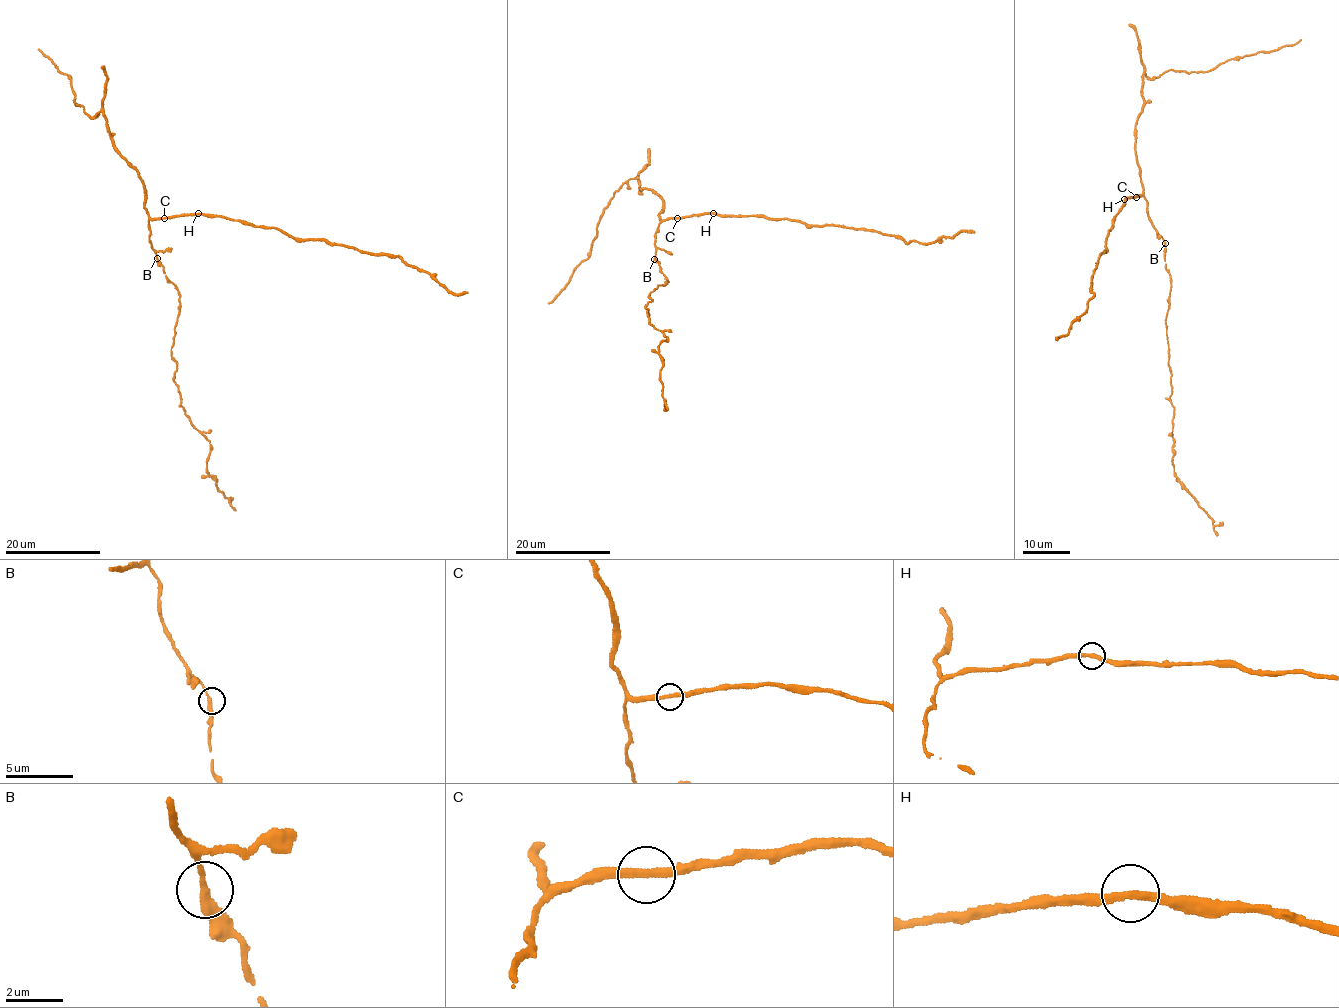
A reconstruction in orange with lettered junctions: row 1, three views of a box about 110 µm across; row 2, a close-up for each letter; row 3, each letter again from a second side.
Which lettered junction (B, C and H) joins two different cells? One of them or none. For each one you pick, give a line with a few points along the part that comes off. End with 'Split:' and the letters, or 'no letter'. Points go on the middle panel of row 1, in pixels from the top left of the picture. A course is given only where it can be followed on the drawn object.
Split: no letter

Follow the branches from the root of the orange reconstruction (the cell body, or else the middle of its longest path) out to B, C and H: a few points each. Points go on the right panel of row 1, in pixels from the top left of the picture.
B: (1147, 213), (1150, 222), (1165, 243)
C: (1147, 213), (1146, 199), (1139, 195), (1136, 197)
H: (1147, 213), (1147, 201), (1142, 196), (1125, 199)

